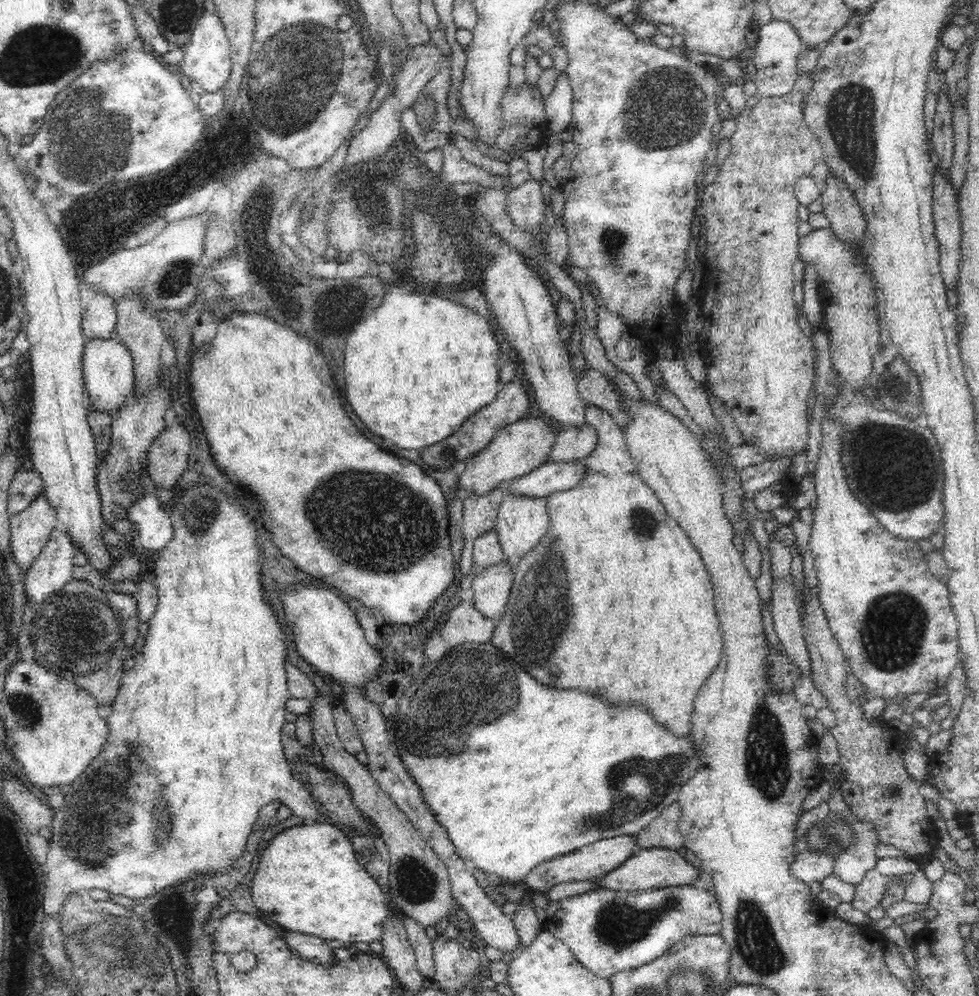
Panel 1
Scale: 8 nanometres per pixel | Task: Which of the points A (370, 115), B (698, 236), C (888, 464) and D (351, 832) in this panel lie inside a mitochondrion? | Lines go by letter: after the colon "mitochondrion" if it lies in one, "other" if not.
A: other
B: other
C: mitochondrion
D: other

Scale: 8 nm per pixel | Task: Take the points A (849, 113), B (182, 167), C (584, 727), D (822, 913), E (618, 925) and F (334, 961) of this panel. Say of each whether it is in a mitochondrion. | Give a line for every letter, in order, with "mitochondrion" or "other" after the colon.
A: mitochondrion
B: other
C: other
D: other
E: mitochondrion
F: other

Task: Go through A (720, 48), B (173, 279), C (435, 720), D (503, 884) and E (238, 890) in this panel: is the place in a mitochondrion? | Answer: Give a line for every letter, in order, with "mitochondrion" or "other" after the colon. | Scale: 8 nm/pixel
A: other
B: mitochondrion
C: mitochondrion
D: other
E: other

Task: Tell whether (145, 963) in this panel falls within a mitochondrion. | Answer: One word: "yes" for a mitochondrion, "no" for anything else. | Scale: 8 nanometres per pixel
yes

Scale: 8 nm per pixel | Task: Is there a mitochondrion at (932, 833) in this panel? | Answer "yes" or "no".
no

